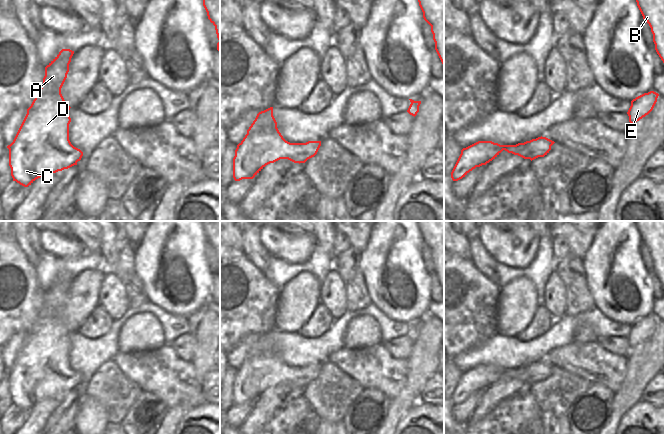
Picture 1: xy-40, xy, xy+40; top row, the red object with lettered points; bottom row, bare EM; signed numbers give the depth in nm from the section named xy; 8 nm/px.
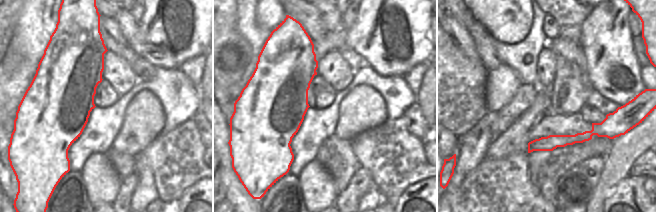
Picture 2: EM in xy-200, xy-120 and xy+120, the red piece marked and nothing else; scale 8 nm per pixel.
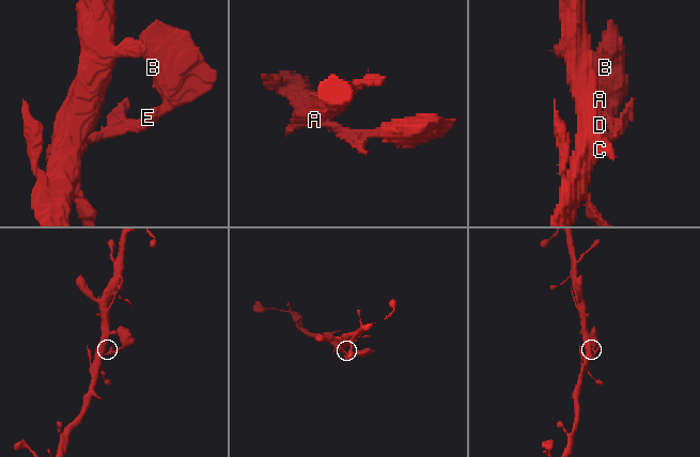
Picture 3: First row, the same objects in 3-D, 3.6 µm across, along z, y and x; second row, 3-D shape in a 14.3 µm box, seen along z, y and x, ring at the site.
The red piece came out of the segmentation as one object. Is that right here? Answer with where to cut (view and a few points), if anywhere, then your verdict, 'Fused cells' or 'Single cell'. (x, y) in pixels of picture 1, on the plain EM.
No split. Single cell

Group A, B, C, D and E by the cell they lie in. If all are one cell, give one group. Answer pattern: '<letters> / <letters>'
A B C D E

